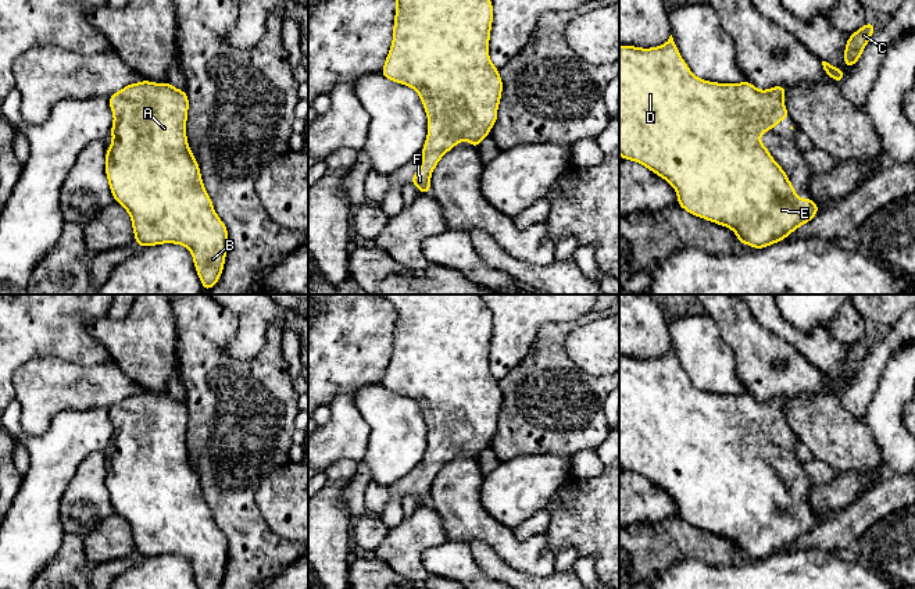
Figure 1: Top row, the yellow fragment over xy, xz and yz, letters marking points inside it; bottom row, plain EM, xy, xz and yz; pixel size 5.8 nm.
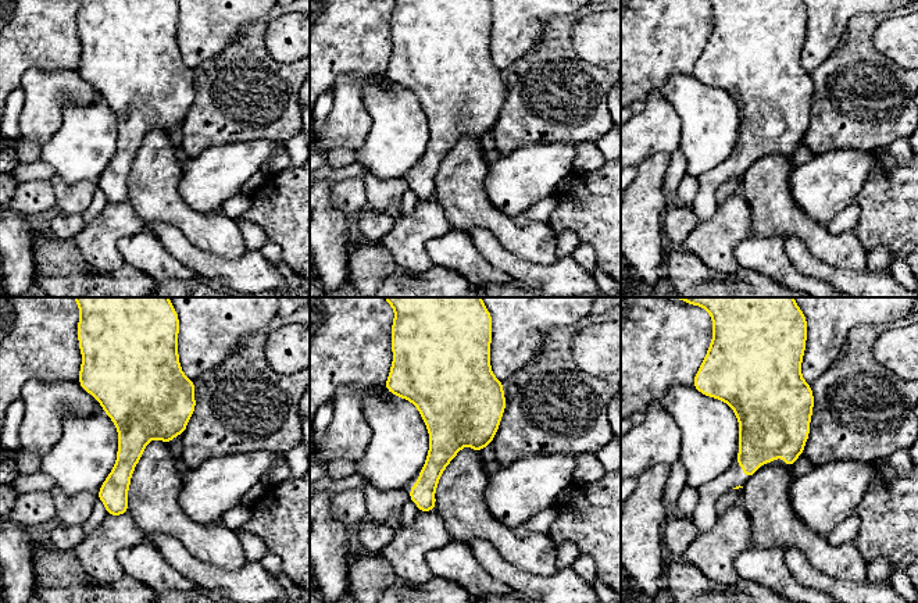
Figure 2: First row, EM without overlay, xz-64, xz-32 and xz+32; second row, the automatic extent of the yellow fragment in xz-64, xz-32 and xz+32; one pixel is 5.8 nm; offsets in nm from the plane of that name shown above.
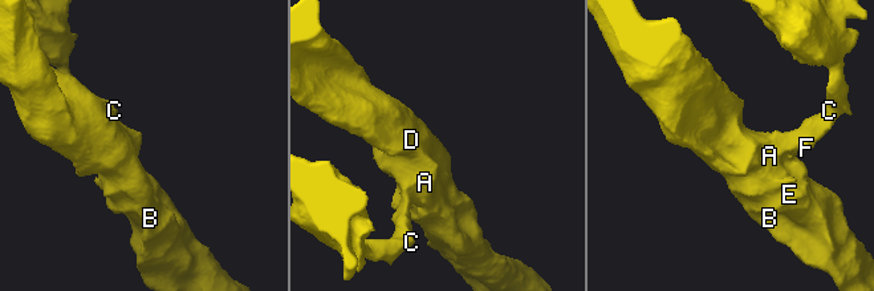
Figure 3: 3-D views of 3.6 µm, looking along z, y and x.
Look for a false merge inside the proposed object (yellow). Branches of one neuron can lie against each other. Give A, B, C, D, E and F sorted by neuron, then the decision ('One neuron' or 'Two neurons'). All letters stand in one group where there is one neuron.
Groups: A B C D E F. One neuron

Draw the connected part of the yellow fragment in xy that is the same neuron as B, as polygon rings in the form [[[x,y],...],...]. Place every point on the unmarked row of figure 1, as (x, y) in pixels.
[[[142,392],[110,407],[114,425],[106,486],[114,511],[131,526],[142,557],[175,554],[192,564],[199,589],[219,589],[228,561],[228,540],[217,526],[186,449],[189,410],[168,393]]]

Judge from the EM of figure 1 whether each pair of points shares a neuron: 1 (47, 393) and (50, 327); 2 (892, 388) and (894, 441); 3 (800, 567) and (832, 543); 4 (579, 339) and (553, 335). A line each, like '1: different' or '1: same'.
1: different
2: same
3: different
4: different

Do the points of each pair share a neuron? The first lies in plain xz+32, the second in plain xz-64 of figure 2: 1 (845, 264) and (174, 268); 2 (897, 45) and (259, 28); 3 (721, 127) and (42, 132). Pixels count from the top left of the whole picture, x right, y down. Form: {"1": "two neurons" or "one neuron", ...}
{"1": "two neurons", "2": "two neurons", "3": "two neurons"}

